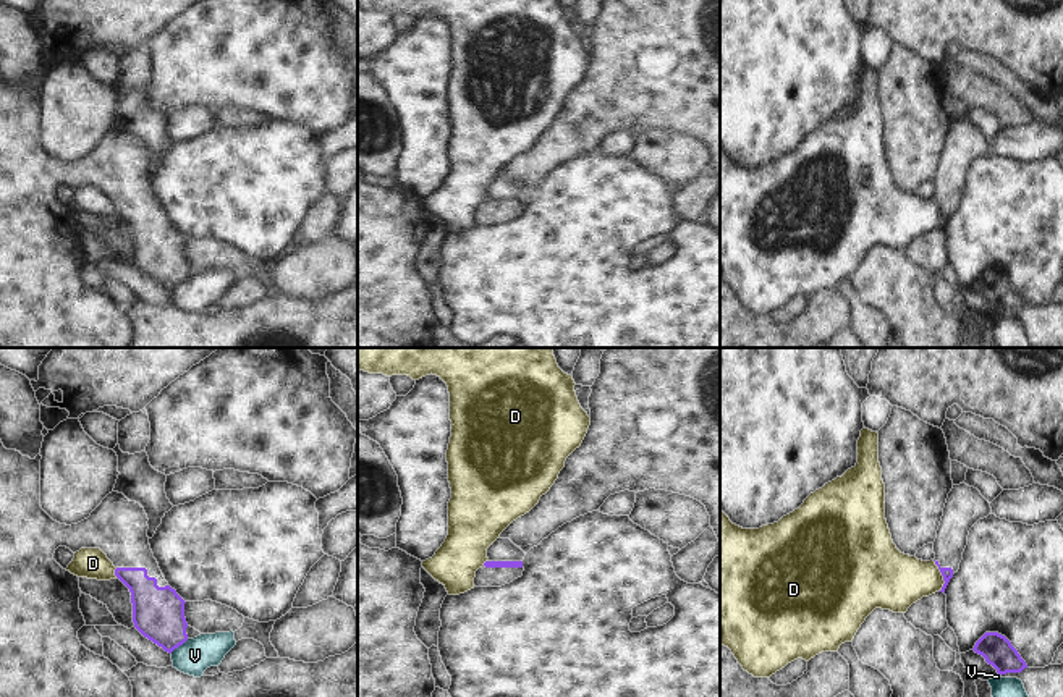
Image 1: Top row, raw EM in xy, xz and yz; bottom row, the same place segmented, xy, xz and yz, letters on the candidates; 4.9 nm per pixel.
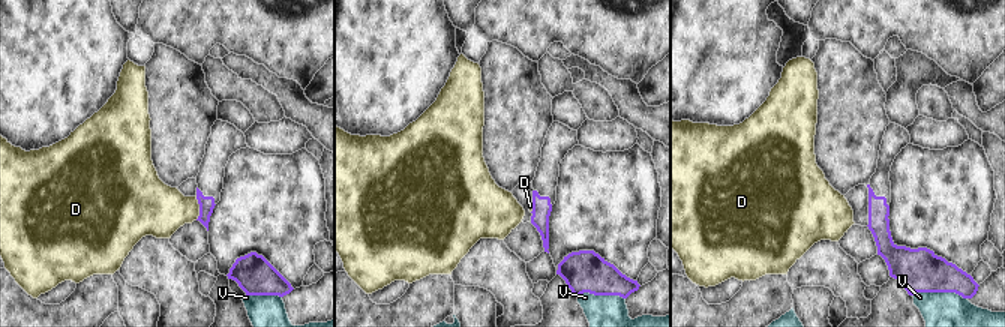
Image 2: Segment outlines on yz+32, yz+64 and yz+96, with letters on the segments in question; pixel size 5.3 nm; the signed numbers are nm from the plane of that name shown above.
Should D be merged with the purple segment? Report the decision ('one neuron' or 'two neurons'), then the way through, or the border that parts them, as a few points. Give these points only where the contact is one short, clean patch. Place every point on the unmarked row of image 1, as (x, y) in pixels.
two neurons; border yz (932, 198), (944, 219), (940, 228)

